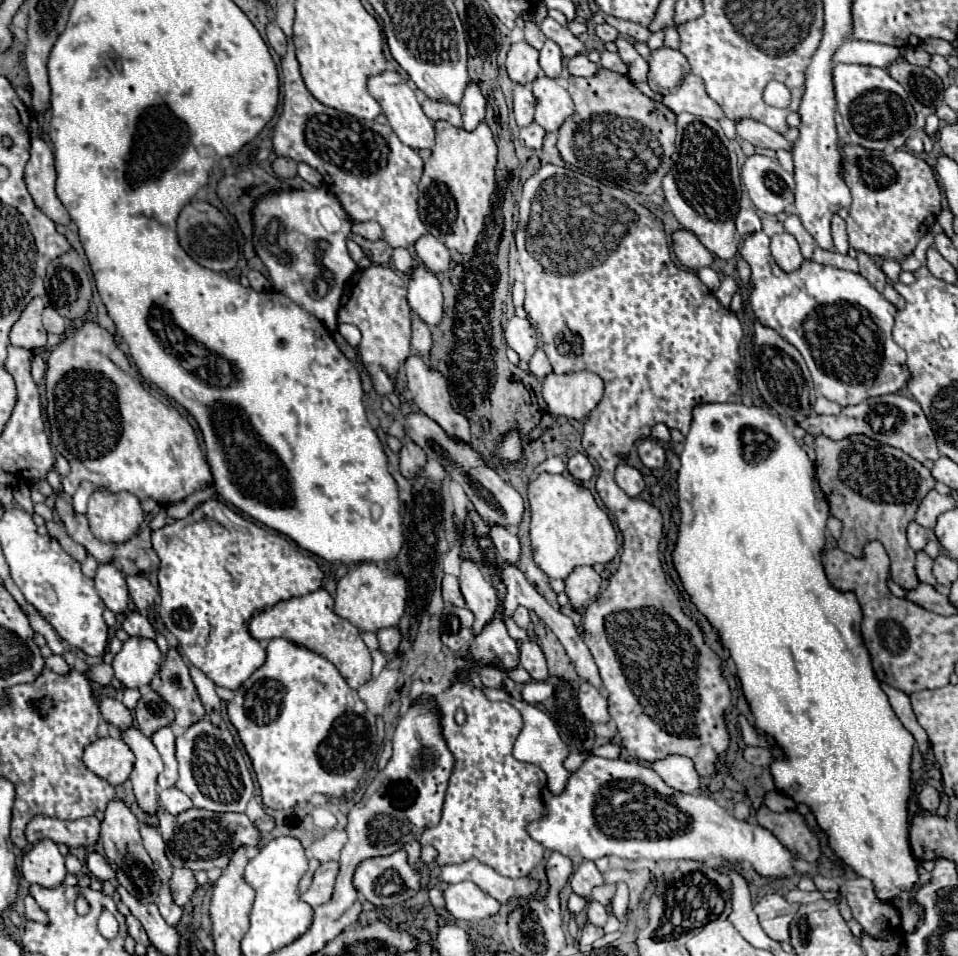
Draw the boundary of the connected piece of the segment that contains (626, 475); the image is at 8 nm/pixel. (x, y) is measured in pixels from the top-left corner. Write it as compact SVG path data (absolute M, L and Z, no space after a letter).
M621 464L617 466L617 472L615 472L615 482L617 486L631 498L637 498L641 496L641 492L645 490L645 482L643 482L643 476L637 468L629 466L629 464Z

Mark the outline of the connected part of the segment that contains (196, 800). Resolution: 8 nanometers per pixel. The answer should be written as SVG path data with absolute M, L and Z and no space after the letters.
M209 720L189 726L177 738L177 760L179 780L175 786L191 798L195 808L213 812L245 812L247 802L253 798L253 782L243 754L227 728L217 728Z

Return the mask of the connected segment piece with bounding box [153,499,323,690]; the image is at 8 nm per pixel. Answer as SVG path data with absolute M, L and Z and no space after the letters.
M209 499L201 504L201 520L193 522L185 518L153 532L153 548L161 558L159 616L165 628L177 638L181 654L217 686L225 686L229 690L237 690L265 662L265 648L249 634L247 628L251 616L281 600L315 592L323 582L323 572L311 556L293 546L285 536L268 528L265 532L263 526L242 516L225 503Z

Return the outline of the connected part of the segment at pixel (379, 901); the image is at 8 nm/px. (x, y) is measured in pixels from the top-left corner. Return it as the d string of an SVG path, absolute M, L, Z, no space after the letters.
M397 850L391 856L381 856L381 858L371 858L361 862L353 882L355 882L355 888L375 906L393 908L393 906L405 904L409 898L417 894L417 890L421 888L421 872L409 864L405 850Z

